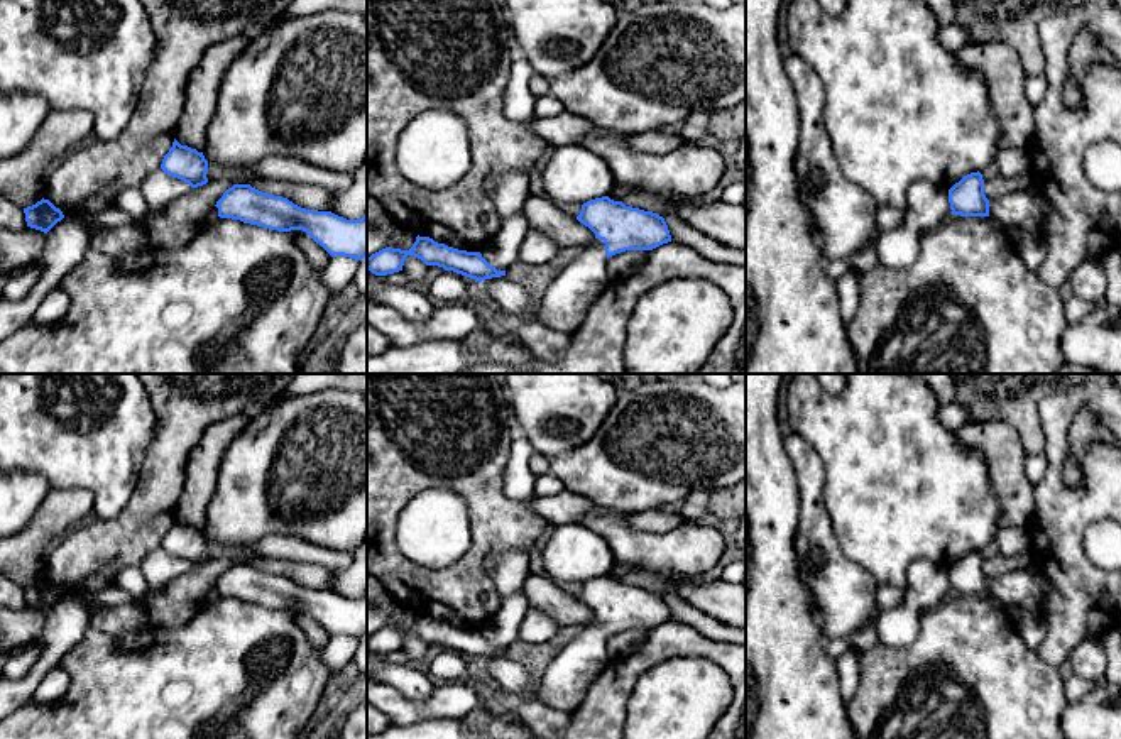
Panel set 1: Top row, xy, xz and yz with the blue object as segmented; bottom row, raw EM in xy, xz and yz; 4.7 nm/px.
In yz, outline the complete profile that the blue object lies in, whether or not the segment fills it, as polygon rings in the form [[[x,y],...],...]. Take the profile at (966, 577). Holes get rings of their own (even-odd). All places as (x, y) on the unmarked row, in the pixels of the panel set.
[[[971,551],[949,568],[952,594],[991,595],[1006,607],[1018,604],[1036,610],[1048,592],[1048,580],[1031,560],[1026,567],[994,578],[984,573],[982,553]]]

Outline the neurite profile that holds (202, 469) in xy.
[[[240,413],[208,426],[200,443],[191,450],[184,468],[184,487],[174,517],[181,524],[205,529],[206,509],[216,489],[220,463],[232,441],[252,421]]]

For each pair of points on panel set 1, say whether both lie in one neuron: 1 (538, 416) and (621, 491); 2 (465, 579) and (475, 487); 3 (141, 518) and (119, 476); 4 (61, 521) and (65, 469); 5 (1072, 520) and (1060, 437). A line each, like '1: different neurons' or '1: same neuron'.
1: different neurons
2: same neuron
3: different neurons
4: different neurons
5: same neuron

